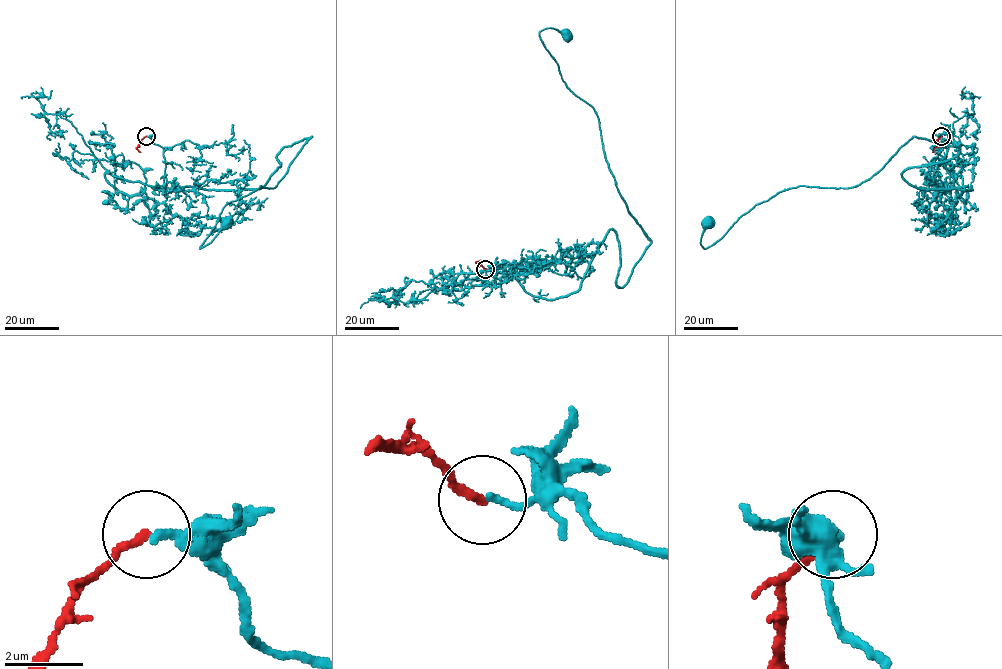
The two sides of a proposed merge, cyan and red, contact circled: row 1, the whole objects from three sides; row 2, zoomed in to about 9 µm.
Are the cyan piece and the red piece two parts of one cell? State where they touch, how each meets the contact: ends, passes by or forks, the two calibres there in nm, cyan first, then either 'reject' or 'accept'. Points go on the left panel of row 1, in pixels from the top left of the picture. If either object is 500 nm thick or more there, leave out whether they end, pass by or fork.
at (146, 136); cyan ends there; red ends there; 190 nm thick on the cyan side, 200 nm on the other; accept

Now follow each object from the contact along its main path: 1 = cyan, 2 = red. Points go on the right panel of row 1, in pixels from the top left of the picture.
1: (941, 136), (972, 189), (910, 184), (959, 152), (914, 137), (705, 248), (708, 222)
2: (941, 136), (932, 152)

